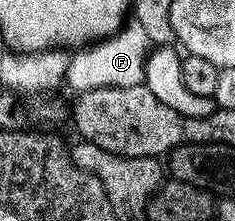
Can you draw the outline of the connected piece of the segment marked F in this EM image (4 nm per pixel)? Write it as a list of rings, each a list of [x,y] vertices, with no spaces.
[[[137,21],[127,22],[118,30],[117,35],[109,35],[106,39],[99,39],[98,42],[78,50],[71,54],[66,74],[66,83],[74,93],[101,87],[140,87],[146,82],[145,65],[152,44],[144,25],[140,25]]]

